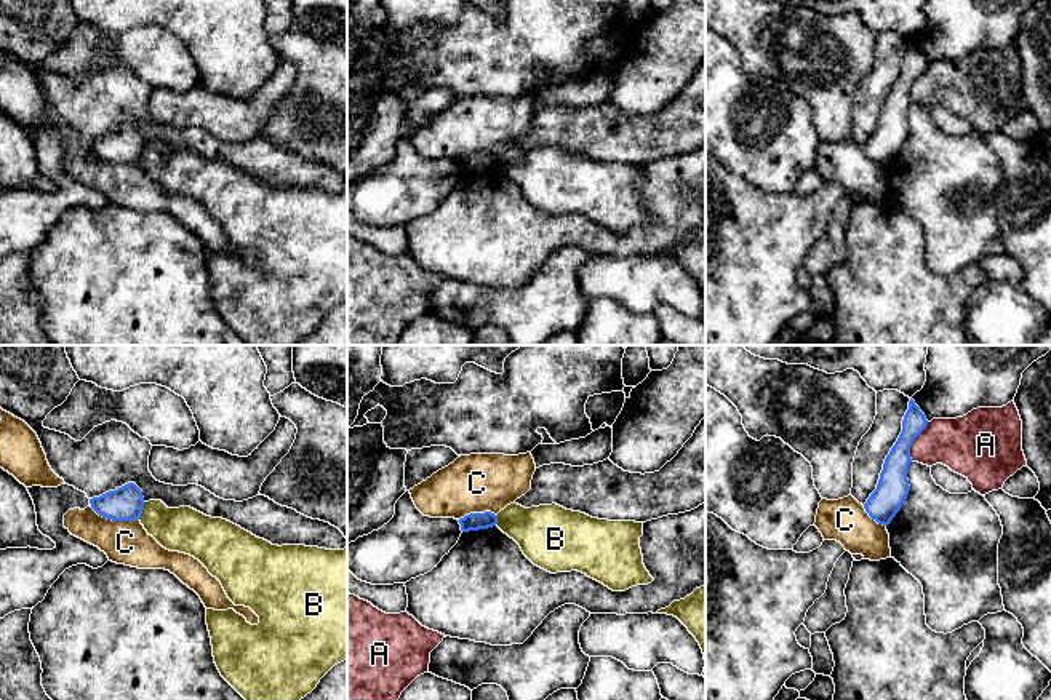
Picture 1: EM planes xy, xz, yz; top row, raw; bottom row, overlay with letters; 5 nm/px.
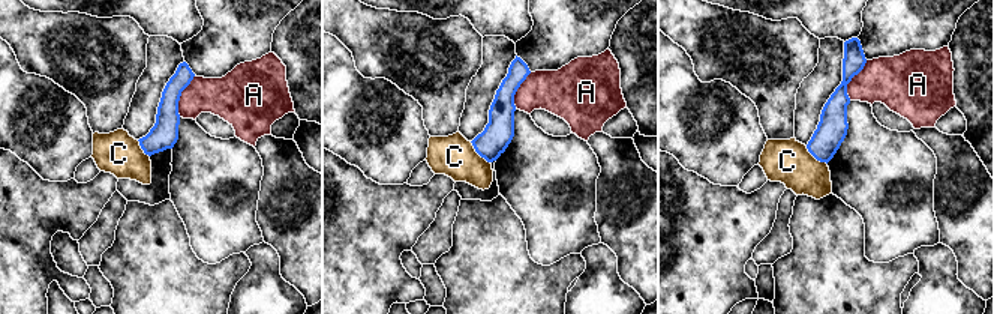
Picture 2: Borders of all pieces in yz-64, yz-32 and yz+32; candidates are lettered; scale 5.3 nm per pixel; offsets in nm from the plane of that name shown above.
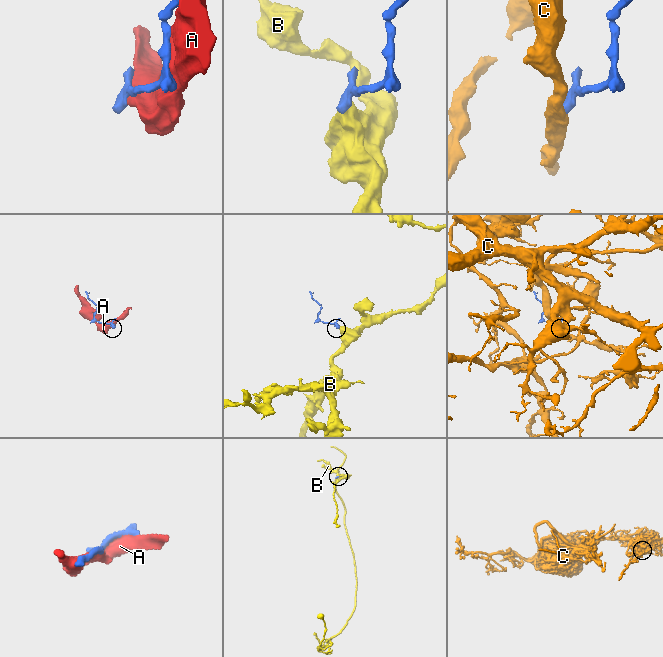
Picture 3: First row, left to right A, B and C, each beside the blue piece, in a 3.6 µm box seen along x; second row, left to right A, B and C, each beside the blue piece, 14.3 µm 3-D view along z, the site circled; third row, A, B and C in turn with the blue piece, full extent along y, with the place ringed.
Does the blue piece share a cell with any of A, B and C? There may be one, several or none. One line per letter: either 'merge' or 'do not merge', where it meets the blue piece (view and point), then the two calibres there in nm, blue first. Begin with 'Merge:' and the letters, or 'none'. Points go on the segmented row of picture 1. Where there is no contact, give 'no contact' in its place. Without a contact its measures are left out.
Merge: none
A: do not merge | yz (912, 441) | 160/260 nm
B: do not merge | xy (141, 510) | 180/220 nm
C: do not merge | xy (112, 520) | 180/220 nm

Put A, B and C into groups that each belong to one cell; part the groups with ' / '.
A / B / C

